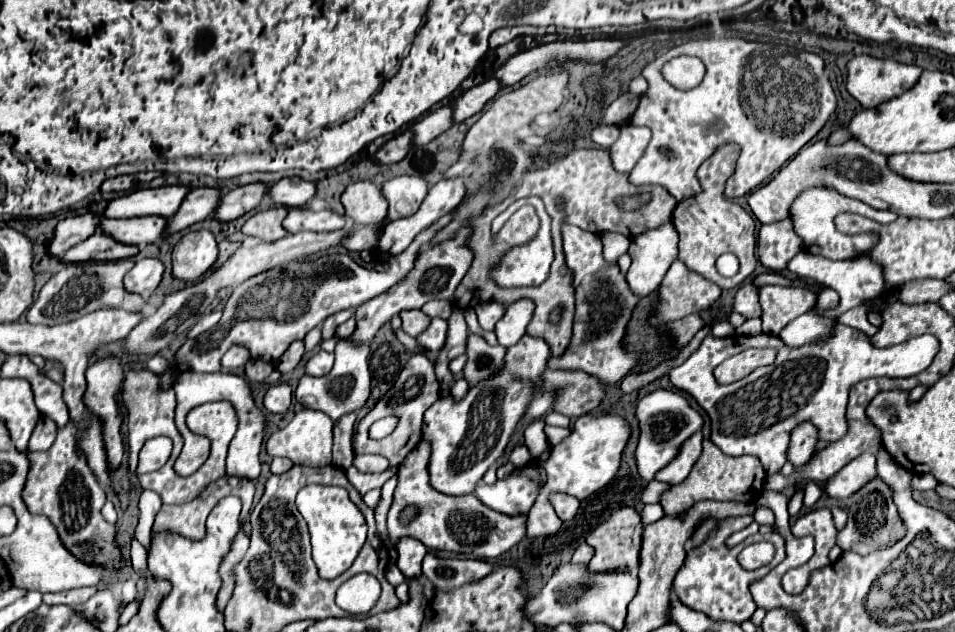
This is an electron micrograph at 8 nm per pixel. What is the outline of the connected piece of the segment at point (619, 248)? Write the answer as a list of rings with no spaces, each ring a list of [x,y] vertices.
[[[605,232],[601,236],[601,240],[603,240],[603,256],[607,262],[617,262],[617,258],[621,254],[625,254],[631,244],[629,238],[625,238],[623,234],[617,234],[617,232]]]

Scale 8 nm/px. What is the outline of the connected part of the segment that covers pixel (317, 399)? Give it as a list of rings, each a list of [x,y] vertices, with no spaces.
[[[339,340],[335,348],[335,366],[327,376],[313,378],[303,376],[299,380],[299,402],[303,402],[307,408],[315,408],[331,416],[333,420],[339,420],[343,414],[357,412],[365,406],[369,394],[371,394],[371,372],[369,372],[369,352],[371,342],[355,344],[353,340]]]

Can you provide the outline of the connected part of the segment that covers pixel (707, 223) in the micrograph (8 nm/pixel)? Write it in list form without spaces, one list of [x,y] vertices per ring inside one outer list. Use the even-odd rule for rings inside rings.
[[[727,144],[718,148],[715,156],[701,166],[699,178],[703,184],[703,192],[679,202],[675,206],[673,218],[671,218],[673,226],[679,232],[679,260],[687,266],[687,270],[697,272],[705,280],[719,284],[719,288],[723,288],[723,290],[739,286],[745,278],[749,278],[753,274],[757,265],[755,264],[755,260],[757,260],[755,220],[745,208],[741,208],[739,204],[735,204],[723,196],[725,182],[731,176],[731,172],[735,170],[737,154],[739,154],[739,146],[736,144]],[[725,252],[731,252],[739,258],[739,274],[735,274],[733,278],[723,278],[715,268],[715,260]]]

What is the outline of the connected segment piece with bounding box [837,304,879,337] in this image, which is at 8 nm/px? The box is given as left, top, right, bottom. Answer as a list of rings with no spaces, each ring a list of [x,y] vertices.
[[[862,304],[848,310],[842,314],[837,320],[839,323],[861,330],[868,337],[874,336],[879,328],[871,325],[867,319],[868,309]]]

